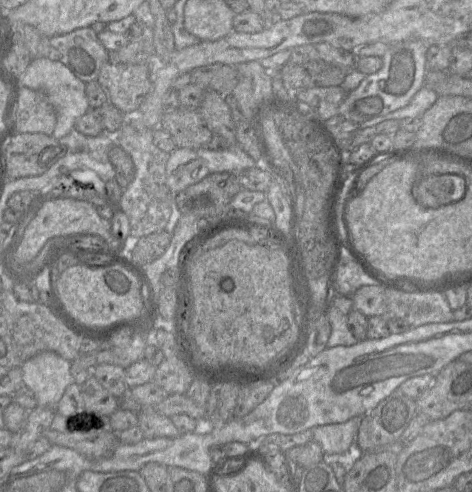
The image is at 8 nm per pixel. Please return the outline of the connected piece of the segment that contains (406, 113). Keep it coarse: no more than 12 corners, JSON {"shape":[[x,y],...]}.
{"shape":[[423,85],[408,105],[359,124],[360,129],[375,127],[387,120],[423,115],[438,94]]}

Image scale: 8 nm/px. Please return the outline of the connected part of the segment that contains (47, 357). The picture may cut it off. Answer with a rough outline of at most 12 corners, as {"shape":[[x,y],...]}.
{"shape":[[45,351],[21,366],[38,406],[57,406],[71,364]]}

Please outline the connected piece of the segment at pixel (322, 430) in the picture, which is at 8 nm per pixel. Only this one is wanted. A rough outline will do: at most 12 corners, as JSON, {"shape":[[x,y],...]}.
{"shape":[[362,416],[314,427],[327,458],[355,453]]}

